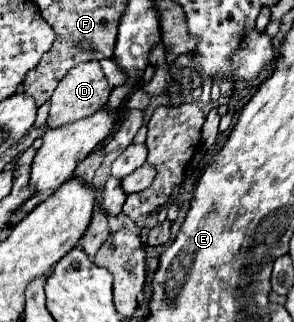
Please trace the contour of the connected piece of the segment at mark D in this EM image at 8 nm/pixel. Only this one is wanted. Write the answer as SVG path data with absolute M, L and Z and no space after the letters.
M90 60L90 62L78 64L76 68L72 68L68 72L68 76L64 76L64 80L60 80L58 88L52 94L48 126L58 128L58 126L64 126L64 124L70 124L74 120L80 120L80 118L86 118L86 116L94 114L96 110L100 110L108 102L110 92L112 92L112 88L108 86L108 80L102 72L100 62Z

